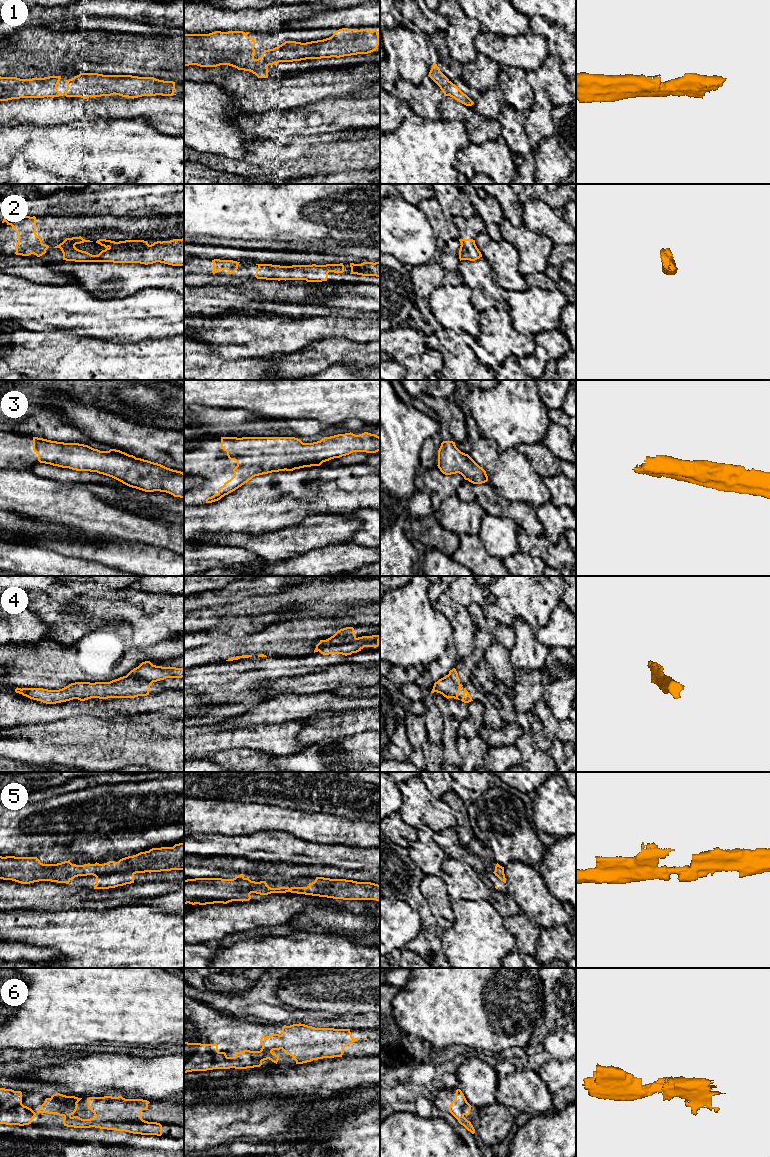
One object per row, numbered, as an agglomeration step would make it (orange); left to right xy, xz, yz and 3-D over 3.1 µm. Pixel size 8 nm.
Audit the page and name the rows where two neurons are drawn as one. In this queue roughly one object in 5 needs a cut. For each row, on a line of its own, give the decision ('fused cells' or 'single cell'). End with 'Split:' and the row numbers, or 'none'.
1: single cell
2: single cell
3: single cell
4: single cell
5: single cell
6: single cell
Split: none

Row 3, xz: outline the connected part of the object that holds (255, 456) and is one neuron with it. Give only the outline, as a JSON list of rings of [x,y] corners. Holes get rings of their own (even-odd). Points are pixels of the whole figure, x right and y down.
[[[364,432],[359,435],[353,433],[338,434],[330,437],[324,437],[320,441],[313,443],[303,443],[300,439],[295,437],[221,437],[221,448],[227,452],[230,460],[237,462],[237,466],[233,469],[234,476],[220,487],[219,491],[211,497],[206,499],[206,503],[212,503],[220,500],[225,495],[235,491],[255,476],[268,474],[279,471],[293,471],[304,467],[320,466],[323,462],[334,458],[349,455],[353,452],[376,453],[380,451],[380,437]]]

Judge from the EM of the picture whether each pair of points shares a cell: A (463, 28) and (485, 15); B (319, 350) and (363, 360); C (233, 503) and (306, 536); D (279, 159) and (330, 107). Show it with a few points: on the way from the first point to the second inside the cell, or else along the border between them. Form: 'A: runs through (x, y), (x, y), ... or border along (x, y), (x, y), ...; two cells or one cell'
A: border along (462, 10), (467, 16), (473, 17), (483, 28); two cells
B: runs through (330, 351), (352, 353); one cell
C: border along (308, 518), (297, 525), (263, 533); two cells
D: border along (326, 133), (310, 136), (292, 136), (280, 141); two cells

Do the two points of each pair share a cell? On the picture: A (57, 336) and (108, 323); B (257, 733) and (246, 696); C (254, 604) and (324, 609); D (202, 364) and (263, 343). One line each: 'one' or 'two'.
A: two
B: two
C: one
D: two

